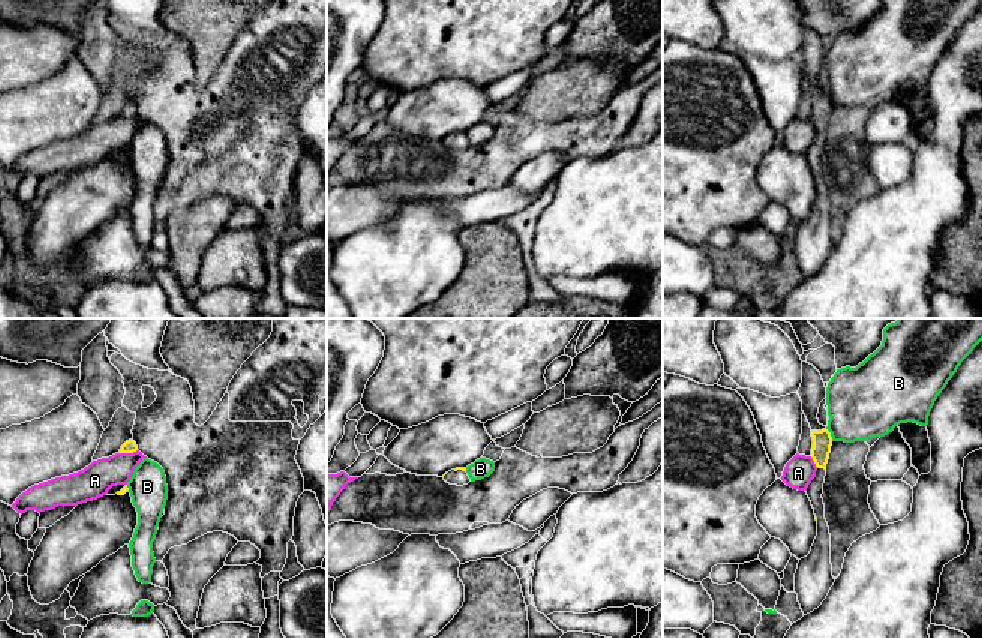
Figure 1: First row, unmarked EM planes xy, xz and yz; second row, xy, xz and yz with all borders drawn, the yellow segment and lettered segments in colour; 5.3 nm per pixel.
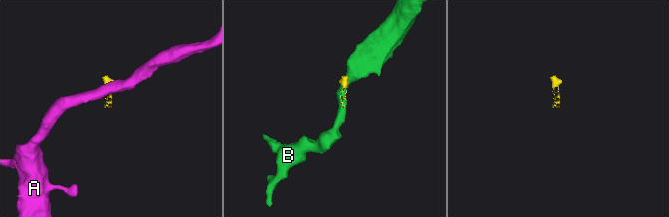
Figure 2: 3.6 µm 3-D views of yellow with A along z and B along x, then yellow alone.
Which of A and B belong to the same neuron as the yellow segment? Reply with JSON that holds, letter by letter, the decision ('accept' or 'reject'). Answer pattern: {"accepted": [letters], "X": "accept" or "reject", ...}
{"accepted": [], "A": "reject", "B": "reject"}

